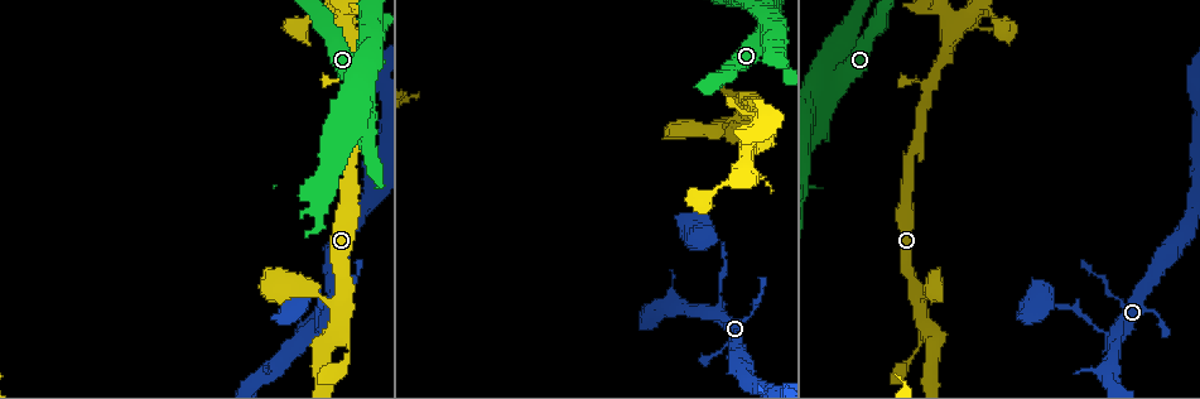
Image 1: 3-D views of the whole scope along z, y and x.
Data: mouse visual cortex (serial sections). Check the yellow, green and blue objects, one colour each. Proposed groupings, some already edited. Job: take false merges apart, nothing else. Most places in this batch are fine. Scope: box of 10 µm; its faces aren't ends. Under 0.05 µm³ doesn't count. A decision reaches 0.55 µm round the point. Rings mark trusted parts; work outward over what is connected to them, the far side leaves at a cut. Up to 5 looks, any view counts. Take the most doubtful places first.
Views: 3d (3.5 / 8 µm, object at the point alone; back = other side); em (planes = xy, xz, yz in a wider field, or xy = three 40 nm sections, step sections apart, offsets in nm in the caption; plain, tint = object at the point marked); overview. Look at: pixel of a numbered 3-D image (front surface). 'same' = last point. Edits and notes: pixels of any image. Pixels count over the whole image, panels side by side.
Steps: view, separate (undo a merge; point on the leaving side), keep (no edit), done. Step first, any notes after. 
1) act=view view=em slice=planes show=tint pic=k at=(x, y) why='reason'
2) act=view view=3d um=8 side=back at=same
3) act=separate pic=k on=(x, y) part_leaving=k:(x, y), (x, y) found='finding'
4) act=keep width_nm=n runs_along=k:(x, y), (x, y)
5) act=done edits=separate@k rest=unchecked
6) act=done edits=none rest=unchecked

act=view view=3d um=8 side=back pic=1 at=(718, 300) why='sudden change in width'

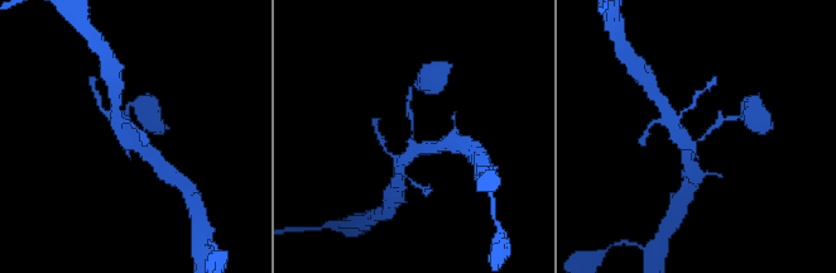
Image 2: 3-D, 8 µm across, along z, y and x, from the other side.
act=view view=em slice=xy step=1 show=tint at=same why='now the EM'

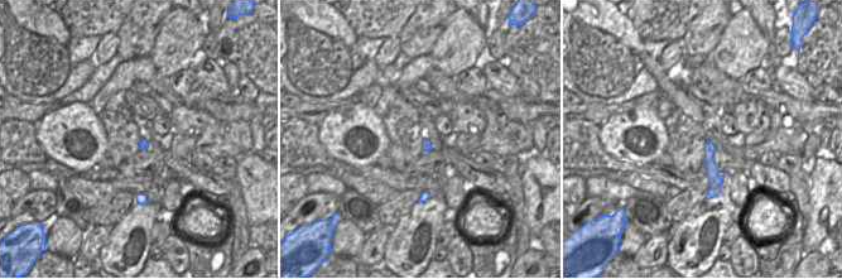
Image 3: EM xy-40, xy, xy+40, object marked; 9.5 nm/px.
act=keep found='one cell here'

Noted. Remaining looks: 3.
act=view view=3d um=3.5 pic=1 at=(823, 63) why='abrupt turn'

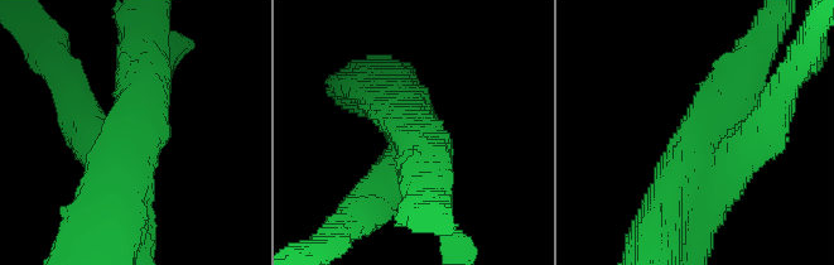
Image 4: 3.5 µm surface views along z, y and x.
act=view view=em slice=xy step=3 show=tint pic=4 at=(703, 139) why='need the tissue'

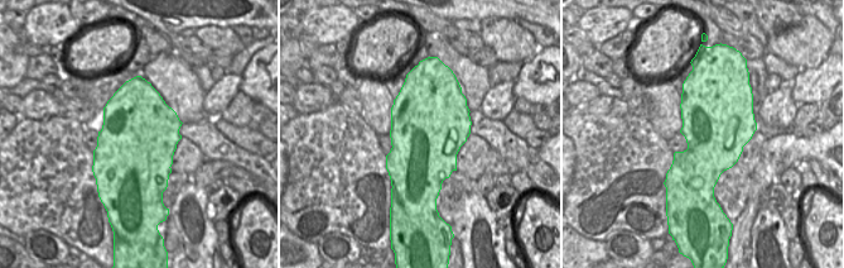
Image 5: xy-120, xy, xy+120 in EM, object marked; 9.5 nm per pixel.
act=separate pic=4 on=(376, 109) part_leaving=4:(707, 168), (649, 254) found='two cells meet here'

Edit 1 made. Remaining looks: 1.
act=done edits=separate@4 rest=unchecked

